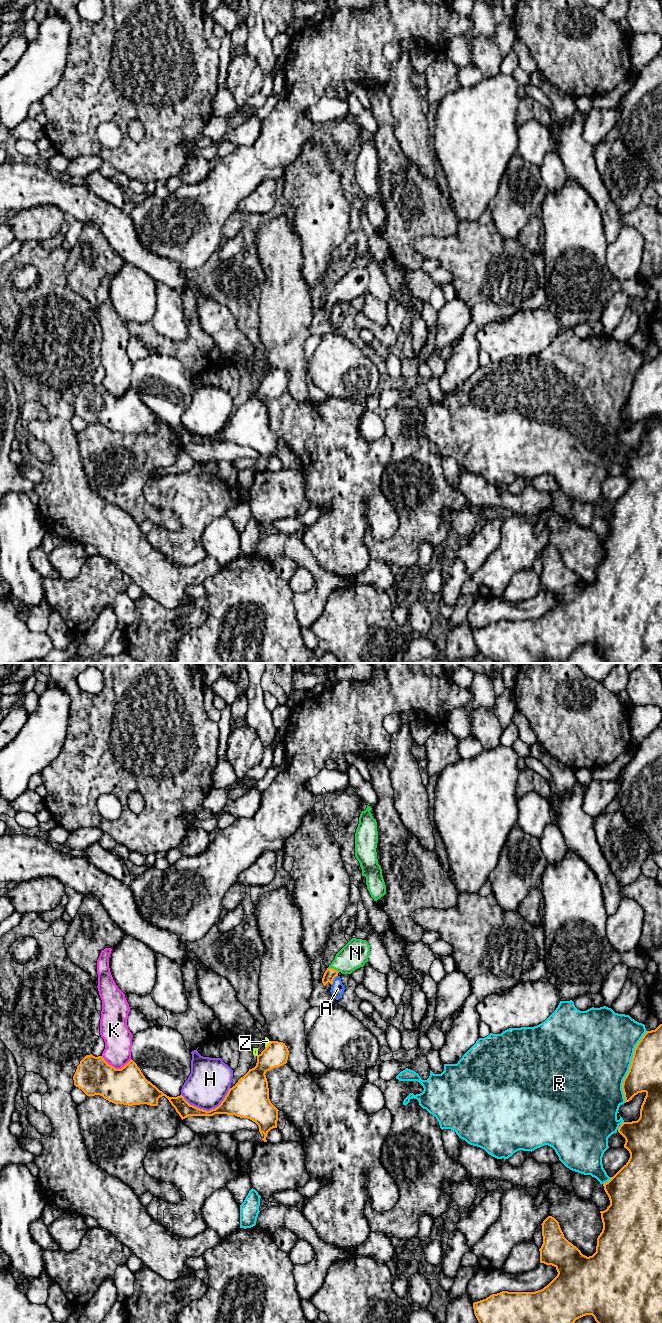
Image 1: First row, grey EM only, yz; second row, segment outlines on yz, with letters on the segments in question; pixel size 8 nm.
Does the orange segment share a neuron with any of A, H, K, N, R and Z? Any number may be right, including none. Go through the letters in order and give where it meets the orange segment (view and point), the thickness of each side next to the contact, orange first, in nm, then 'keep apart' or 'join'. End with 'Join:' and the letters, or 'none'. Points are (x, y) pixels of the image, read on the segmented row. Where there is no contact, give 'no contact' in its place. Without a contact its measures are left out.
A: yz (333, 979) | 90/110 nm | keep apart
H: yz (207, 1111) | 200/340 nm | keep apart
K: yz (116, 1069) | 300/220 nm | keep apart
N: yz (332, 968) | 90/220 nm | join
R: yz (630, 1067) | 280/480 nm | keep apart
Z: yz (269, 1044) | 190/40 nm | keep apart
Join: N

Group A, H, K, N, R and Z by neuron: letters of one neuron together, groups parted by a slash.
A Z / H / K / N / R

